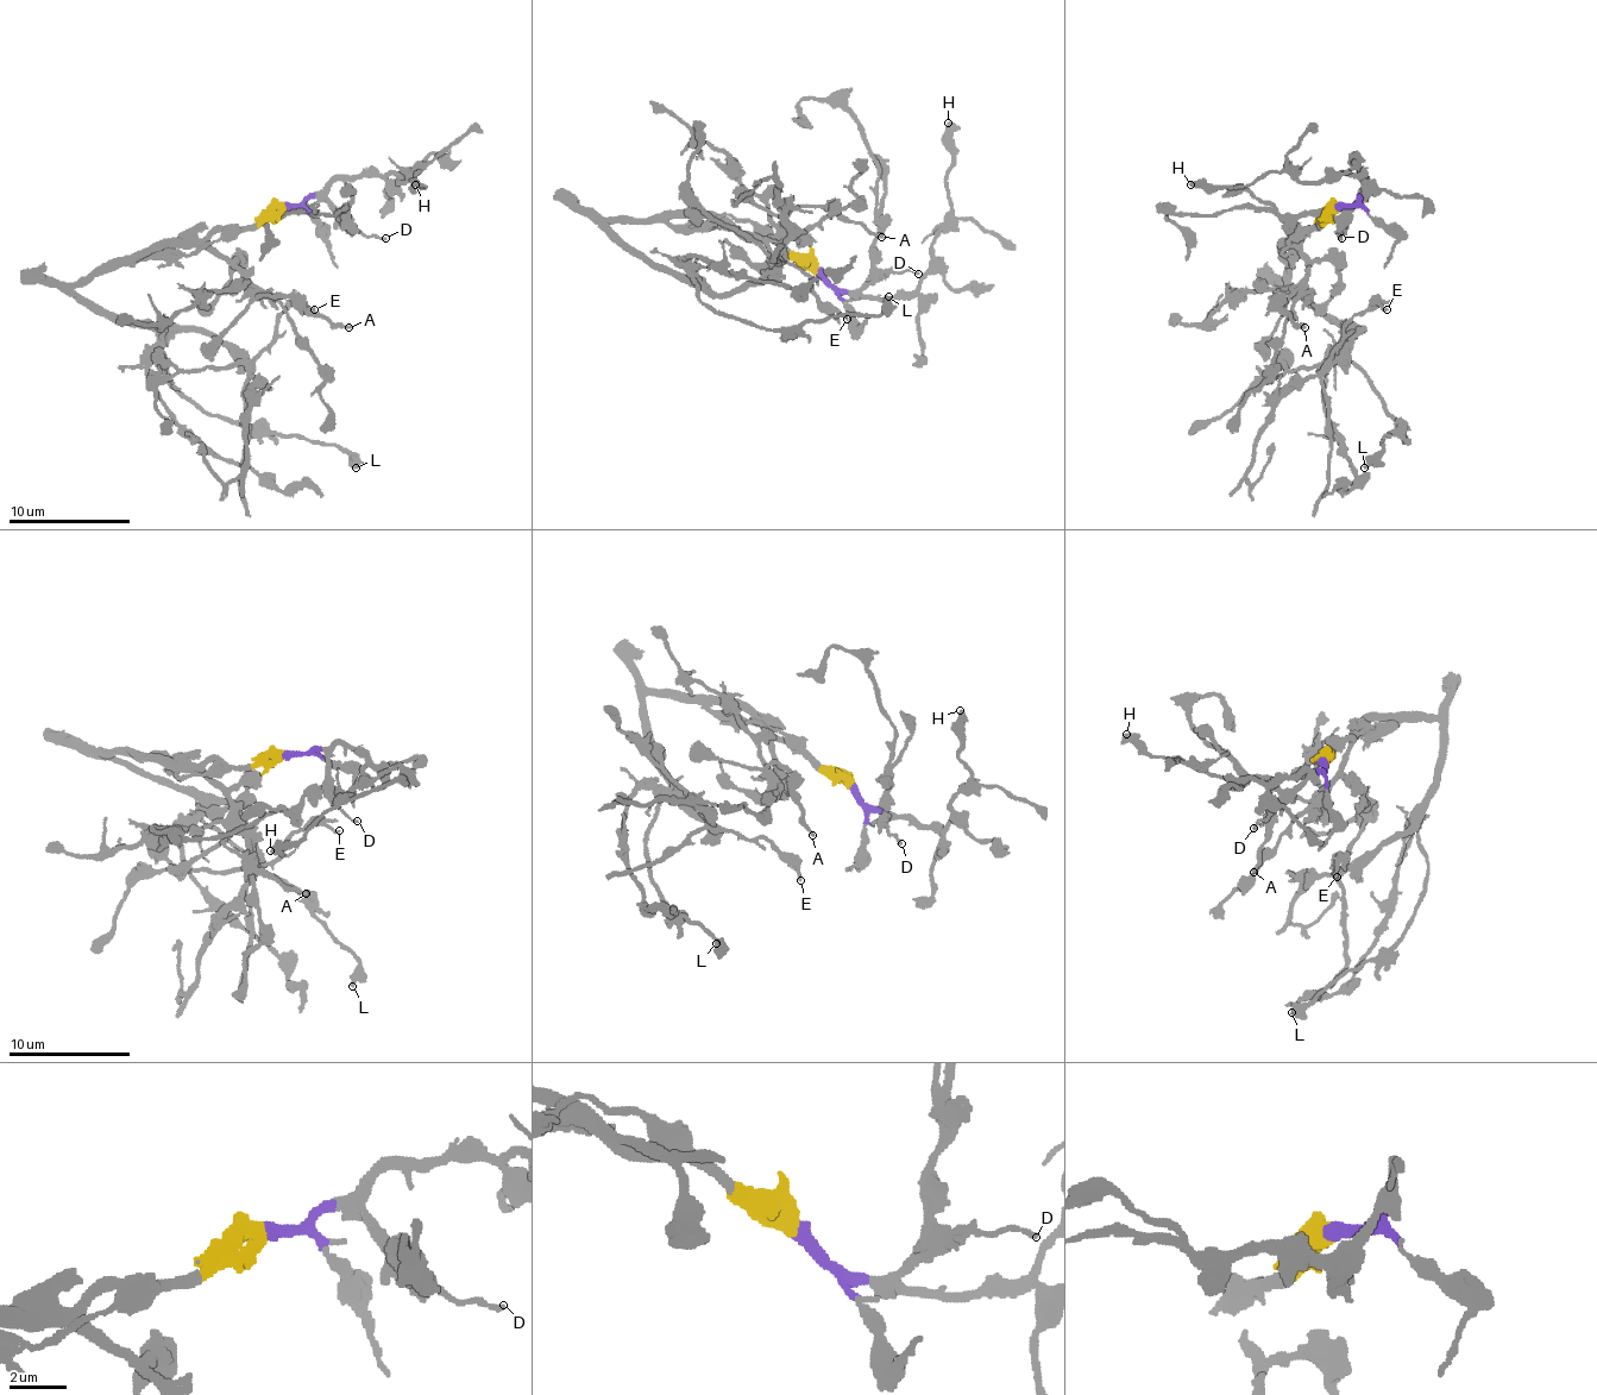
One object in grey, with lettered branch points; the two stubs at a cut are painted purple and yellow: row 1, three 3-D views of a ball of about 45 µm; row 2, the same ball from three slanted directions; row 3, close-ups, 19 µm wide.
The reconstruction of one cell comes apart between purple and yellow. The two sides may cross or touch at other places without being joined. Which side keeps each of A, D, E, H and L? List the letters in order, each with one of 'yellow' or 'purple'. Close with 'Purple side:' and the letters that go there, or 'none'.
A: yellow
D: purple
E: yellow
H: purple
L: yellow
Purple side: D, H

